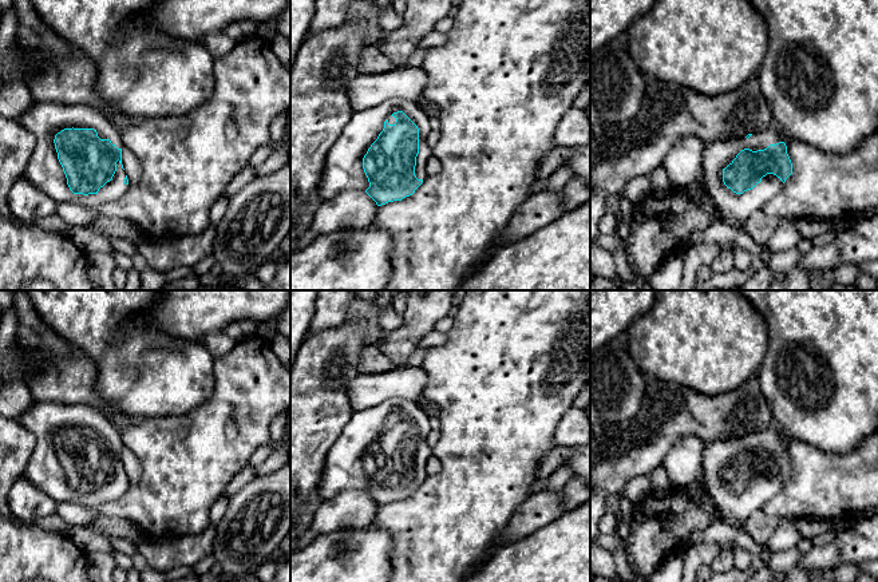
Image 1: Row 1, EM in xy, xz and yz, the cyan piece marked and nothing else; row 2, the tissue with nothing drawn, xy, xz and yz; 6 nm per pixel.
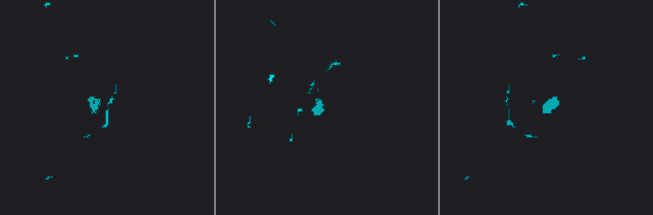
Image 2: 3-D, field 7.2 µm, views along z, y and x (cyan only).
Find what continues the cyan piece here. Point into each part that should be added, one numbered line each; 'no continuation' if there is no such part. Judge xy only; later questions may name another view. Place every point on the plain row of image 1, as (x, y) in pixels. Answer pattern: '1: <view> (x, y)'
1: xy (46, 419)

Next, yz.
1: yz (728, 506)

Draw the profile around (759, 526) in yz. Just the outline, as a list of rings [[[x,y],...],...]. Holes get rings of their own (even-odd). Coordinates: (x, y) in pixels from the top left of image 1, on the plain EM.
[[[756,510],[745,522],[747,534],[758,543],[766,545],[774,534],[780,519],[767,516],[762,510]]]

